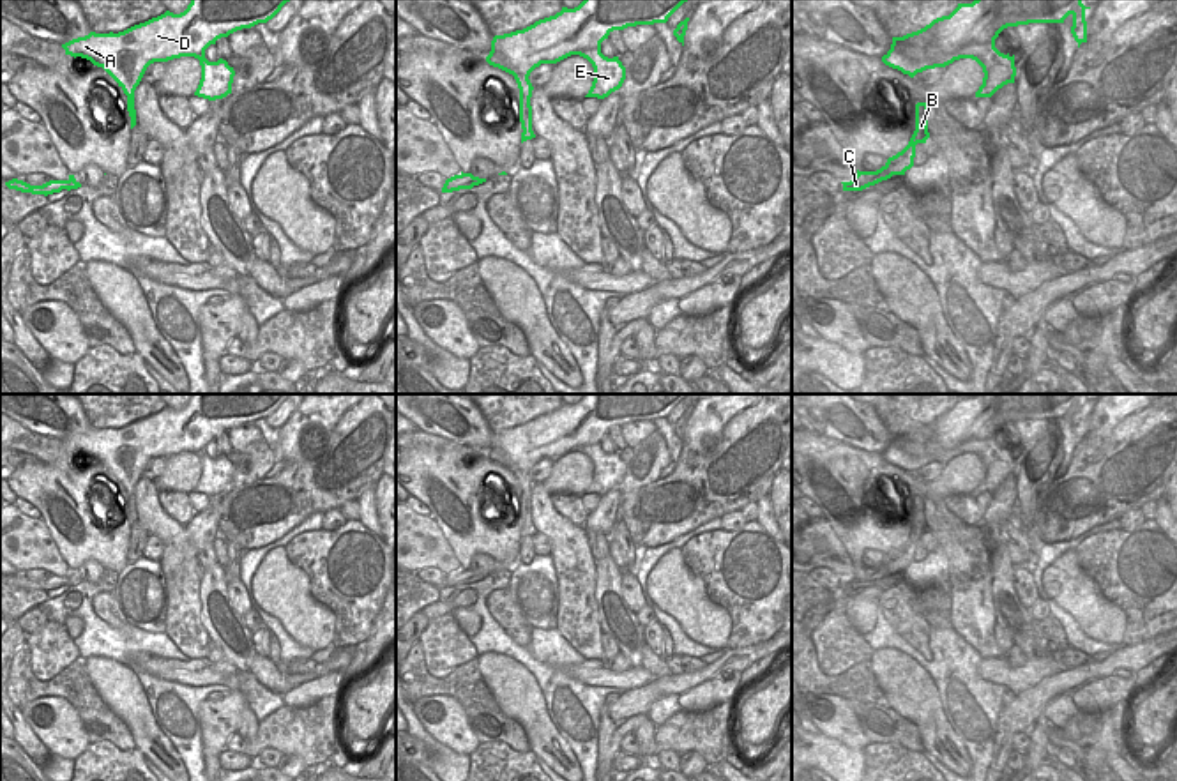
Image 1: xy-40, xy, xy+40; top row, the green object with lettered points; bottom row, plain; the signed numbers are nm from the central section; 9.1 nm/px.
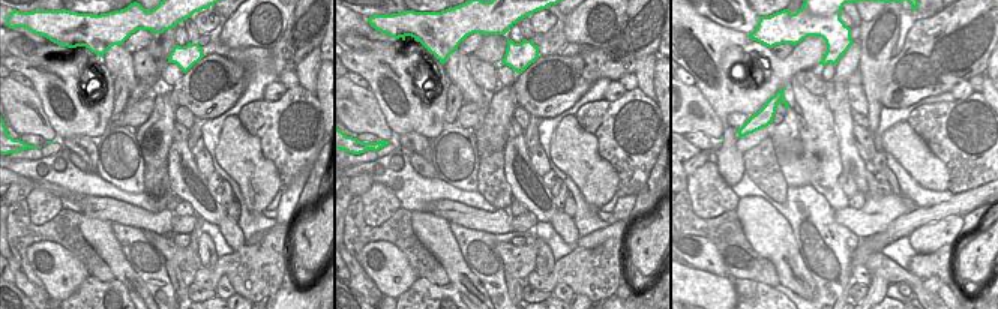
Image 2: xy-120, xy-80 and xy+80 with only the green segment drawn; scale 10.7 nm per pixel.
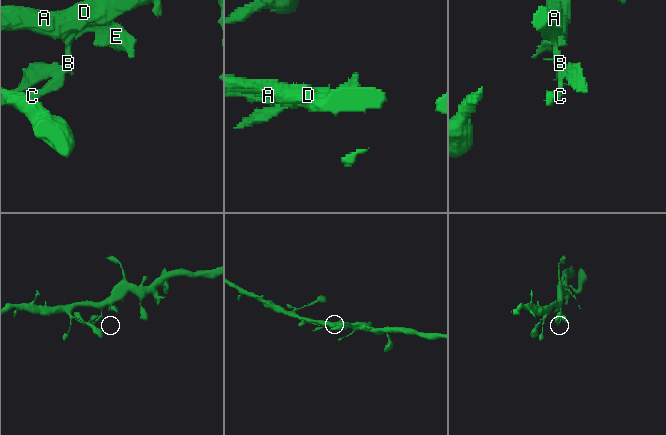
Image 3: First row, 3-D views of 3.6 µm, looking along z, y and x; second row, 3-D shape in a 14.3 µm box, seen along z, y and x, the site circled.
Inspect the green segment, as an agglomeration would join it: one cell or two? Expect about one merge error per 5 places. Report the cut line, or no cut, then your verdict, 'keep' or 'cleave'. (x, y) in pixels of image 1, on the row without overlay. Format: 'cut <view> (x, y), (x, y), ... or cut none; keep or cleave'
cut xy (520, 488), (529, 495); cleave

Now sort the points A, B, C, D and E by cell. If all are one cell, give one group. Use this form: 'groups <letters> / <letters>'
groups A D E / B C

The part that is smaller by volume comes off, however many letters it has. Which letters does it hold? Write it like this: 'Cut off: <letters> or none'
Cut off: B, C.

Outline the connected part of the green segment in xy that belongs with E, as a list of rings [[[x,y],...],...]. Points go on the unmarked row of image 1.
[[[585,394],[578,403],[562,403],[555,412],[504,431],[495,431],[486,458],[514,472],[520,489],[532,493],[530,468],[541,459],[557,459],[571,451],[587,454],[594,463],[594,477],[585,493],[604,495],[619,486],[626,475],[626,463],[619,452],[608,454],[601,449],[601,438],[613,426],[636,421],[666,419],[668,413],[689,394]]]

